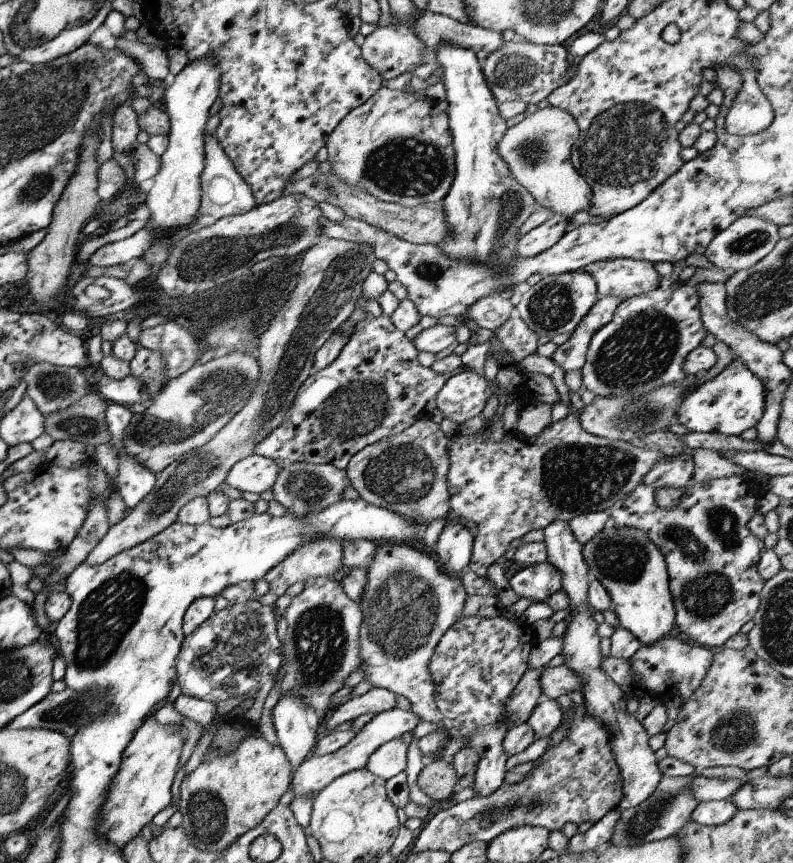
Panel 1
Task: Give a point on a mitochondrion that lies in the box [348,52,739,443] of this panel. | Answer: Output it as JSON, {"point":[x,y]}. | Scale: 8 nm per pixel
{"point":[626,141]}

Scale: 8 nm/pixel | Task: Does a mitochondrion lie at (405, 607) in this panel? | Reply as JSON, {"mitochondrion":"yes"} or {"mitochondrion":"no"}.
{"mitochondrion":"yes"}

